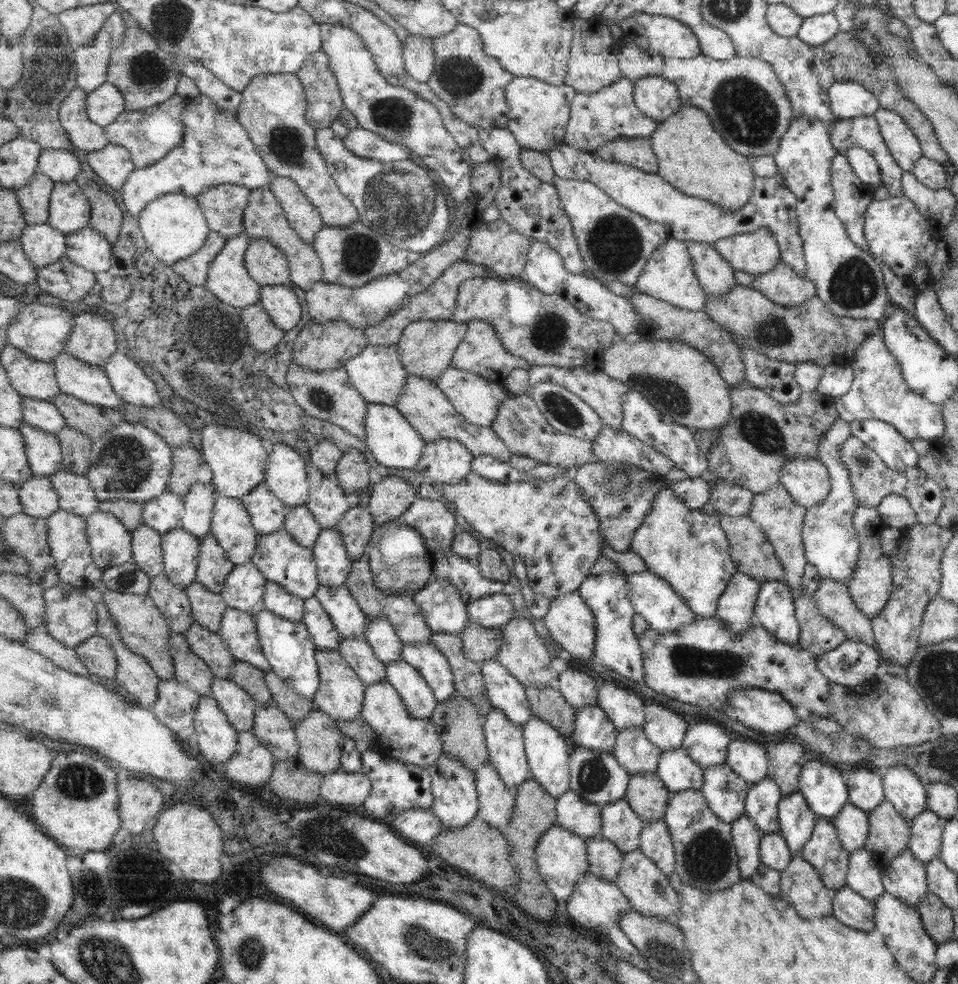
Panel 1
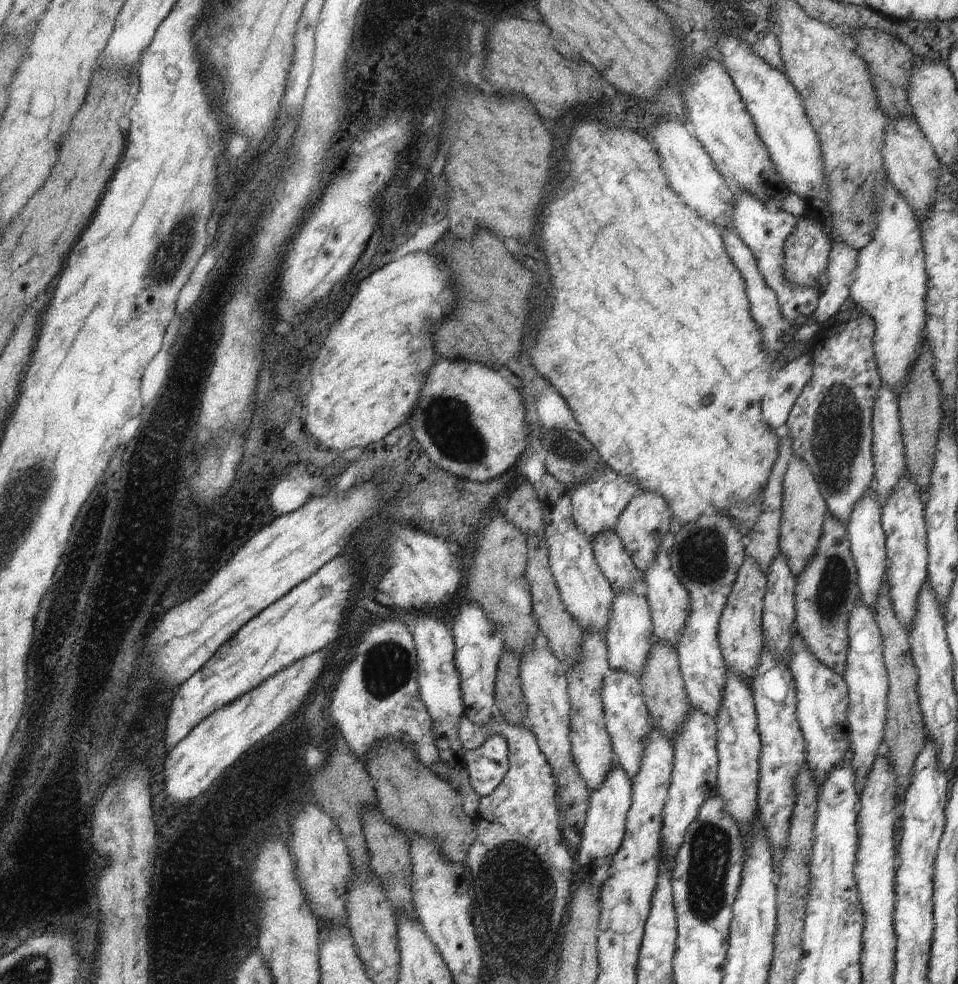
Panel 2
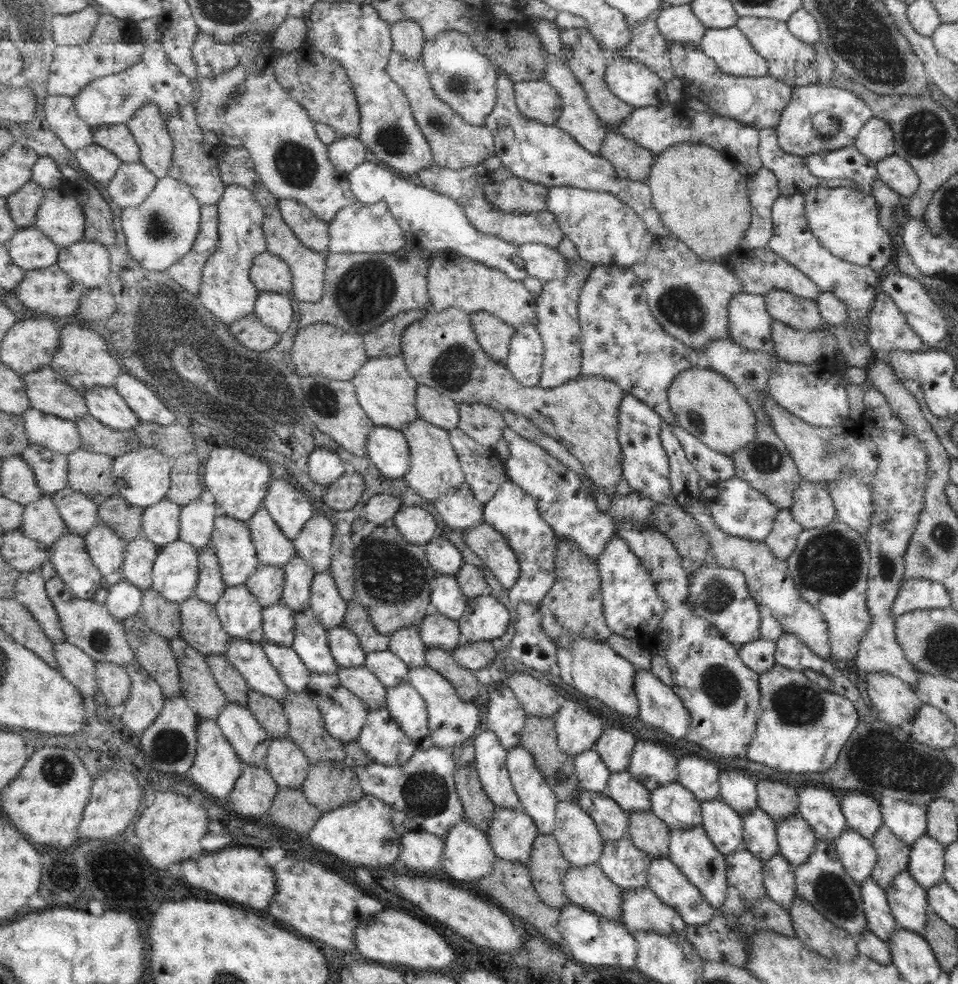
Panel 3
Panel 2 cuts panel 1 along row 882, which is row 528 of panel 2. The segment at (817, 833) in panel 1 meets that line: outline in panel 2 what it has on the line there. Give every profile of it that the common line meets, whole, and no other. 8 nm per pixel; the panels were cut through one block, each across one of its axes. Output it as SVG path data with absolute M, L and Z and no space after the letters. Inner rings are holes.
M826 512L811 564L807 563L794 578L796 634L823 666L841 678L848 654L847 617L860 594L856 583L856 566L848 546L845 526Z

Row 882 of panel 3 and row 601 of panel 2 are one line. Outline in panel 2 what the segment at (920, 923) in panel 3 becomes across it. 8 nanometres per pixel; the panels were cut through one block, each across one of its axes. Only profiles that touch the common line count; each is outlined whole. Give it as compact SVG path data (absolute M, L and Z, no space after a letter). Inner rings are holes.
M907 473L899 479L892 494L880 508L880 524L886 538L884 547L887 565L884 574L888 586L888 599L891 601L897 622L907 629L907 632L914 623L919 589L926 582L928 552L923 510L924 506L918 488Z

